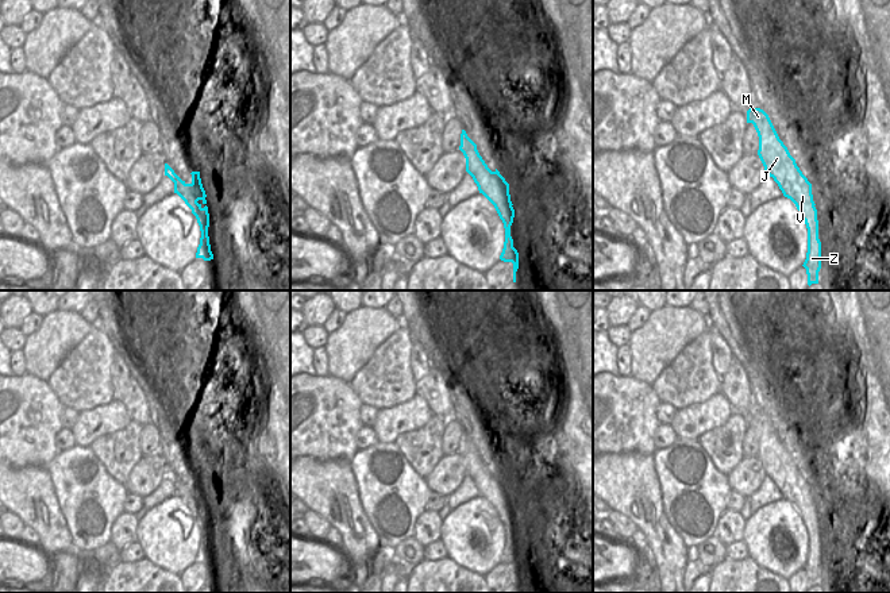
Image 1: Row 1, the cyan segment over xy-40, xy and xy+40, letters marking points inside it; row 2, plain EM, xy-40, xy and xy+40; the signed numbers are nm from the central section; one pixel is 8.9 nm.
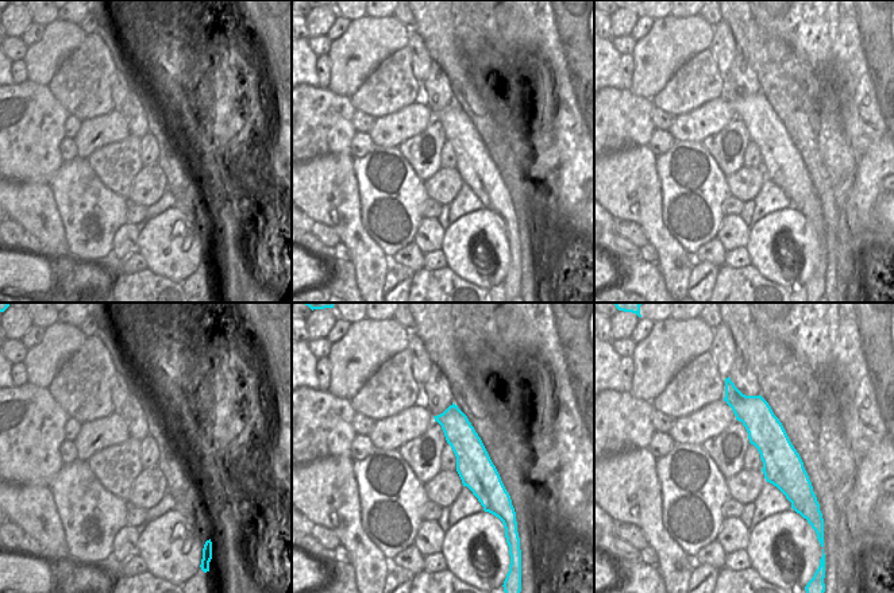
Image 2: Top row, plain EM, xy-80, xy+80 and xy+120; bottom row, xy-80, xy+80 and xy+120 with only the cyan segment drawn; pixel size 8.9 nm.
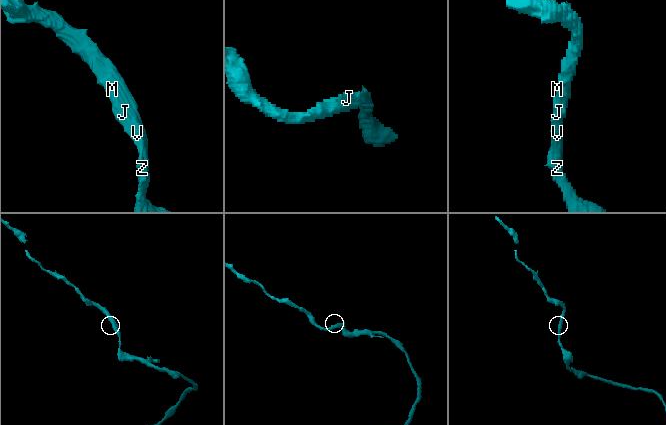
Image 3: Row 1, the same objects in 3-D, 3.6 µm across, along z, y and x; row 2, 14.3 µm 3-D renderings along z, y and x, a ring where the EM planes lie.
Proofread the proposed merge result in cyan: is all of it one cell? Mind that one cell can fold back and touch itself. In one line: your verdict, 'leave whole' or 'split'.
leave whole

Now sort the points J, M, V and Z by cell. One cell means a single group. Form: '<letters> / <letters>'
J M V Z

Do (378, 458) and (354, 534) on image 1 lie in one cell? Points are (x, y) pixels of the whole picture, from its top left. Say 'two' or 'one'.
two

